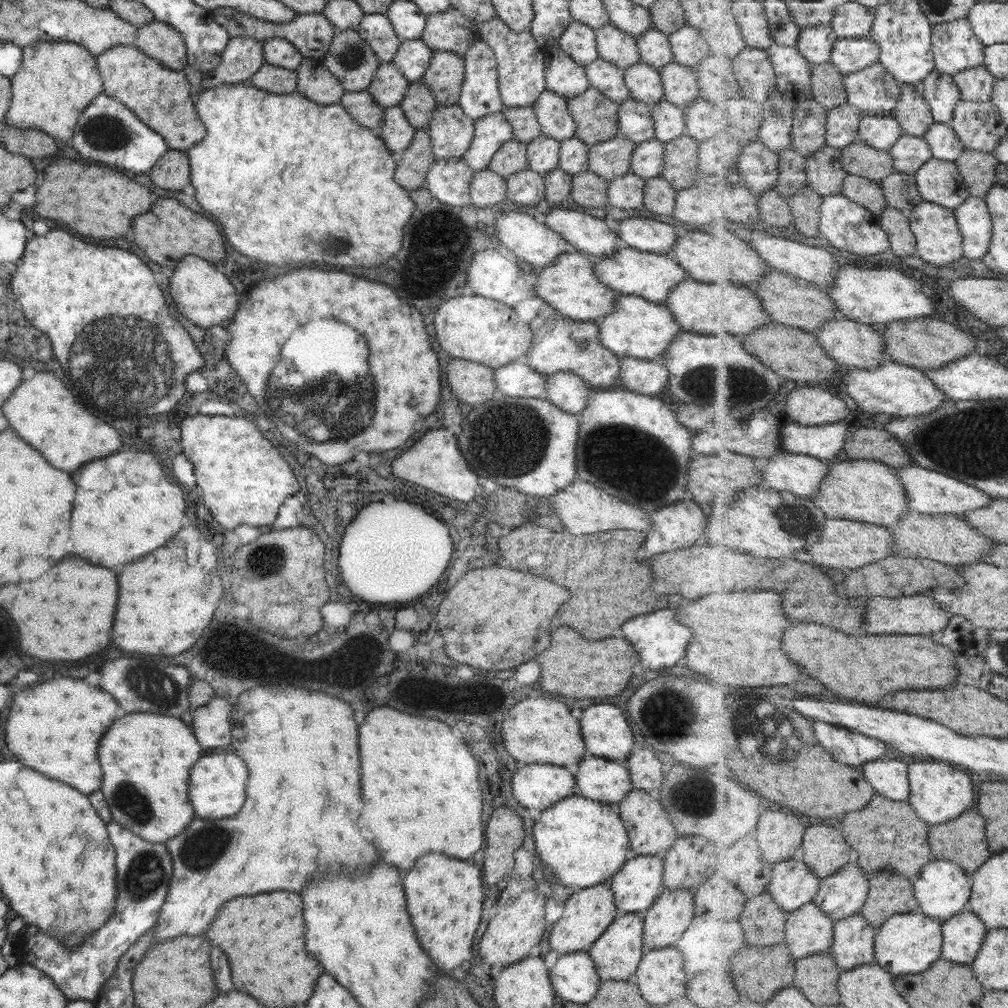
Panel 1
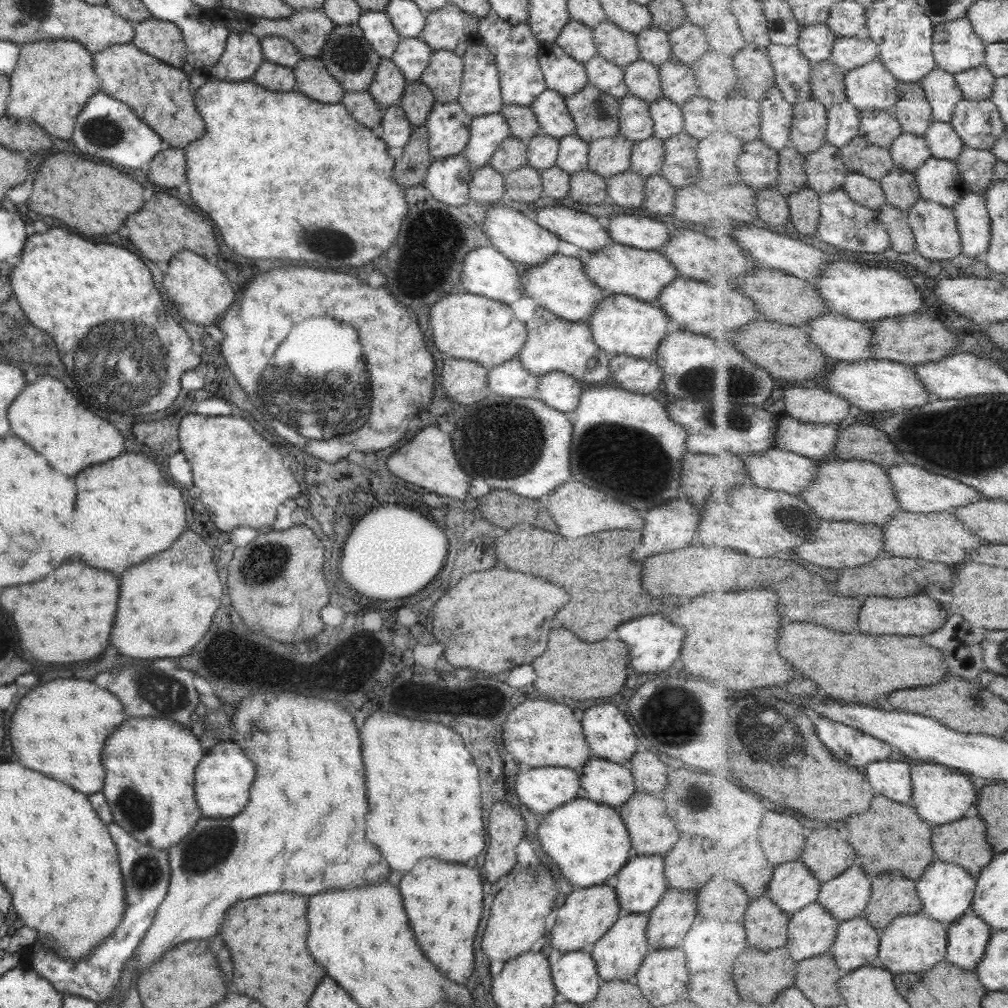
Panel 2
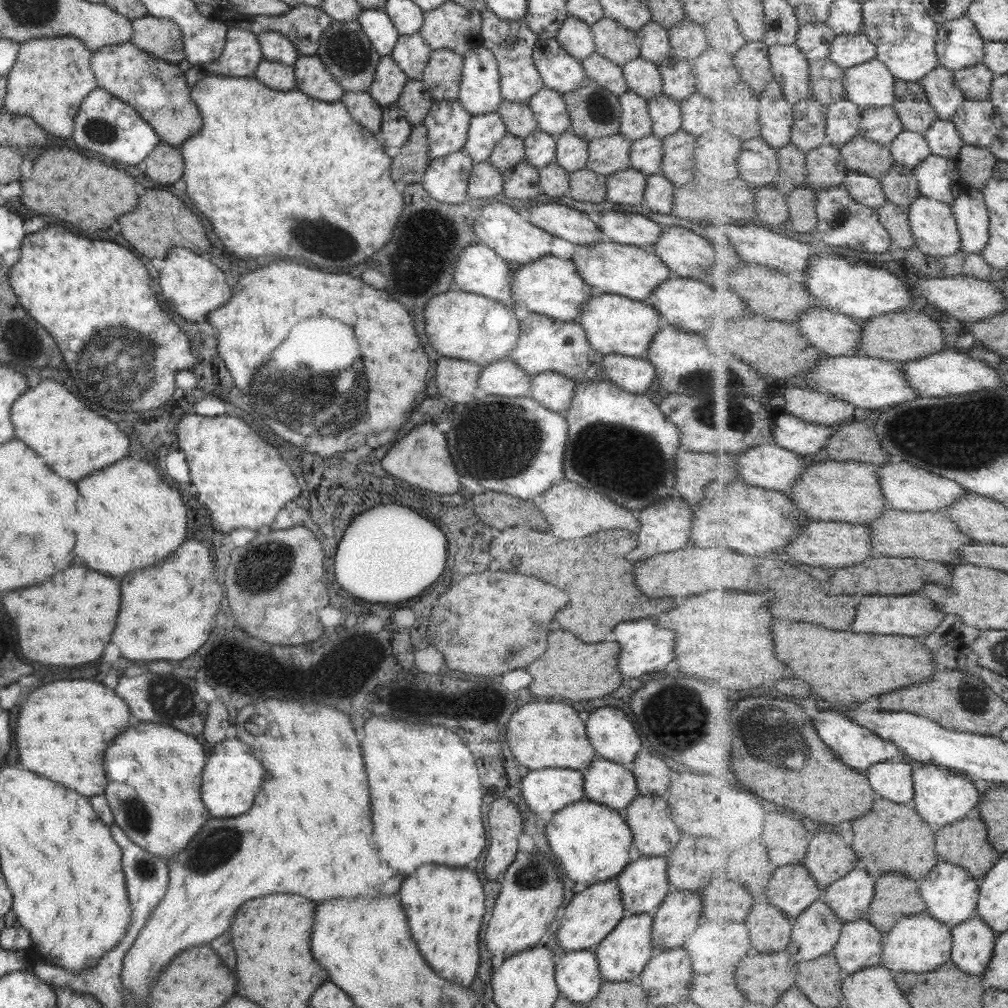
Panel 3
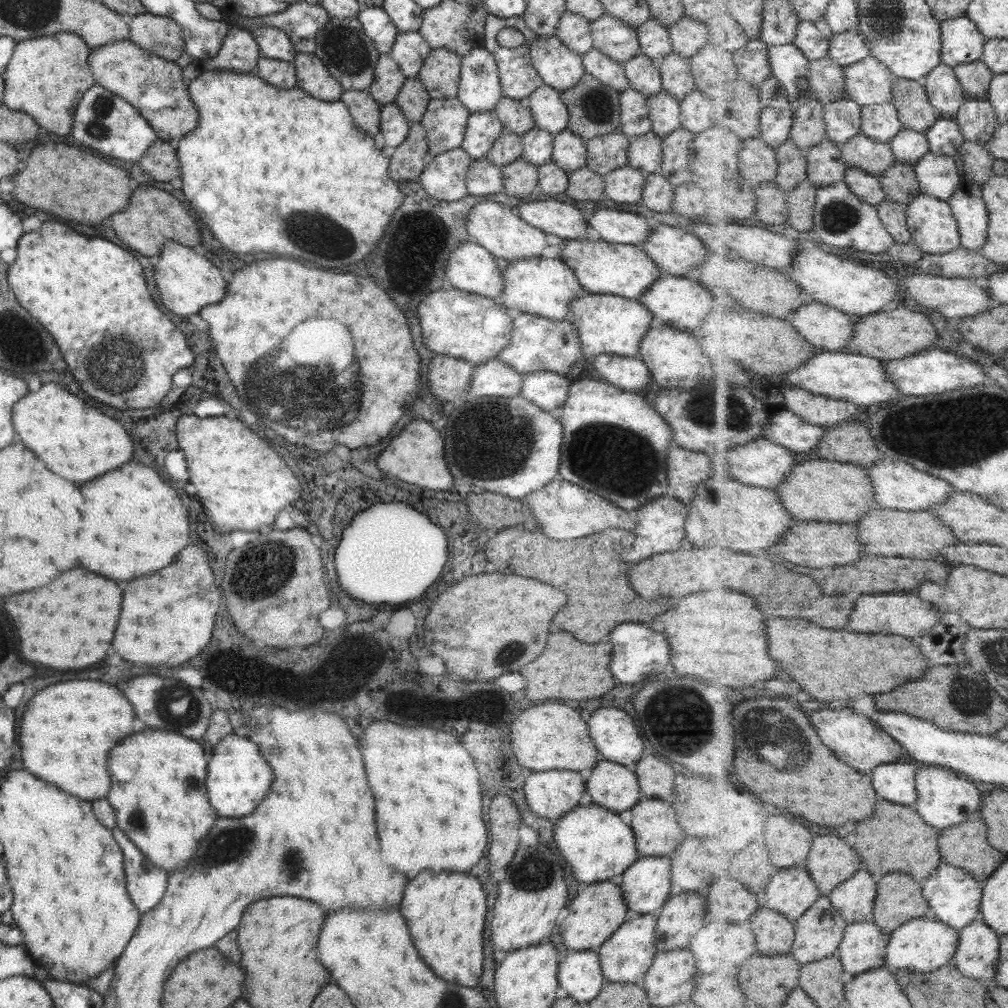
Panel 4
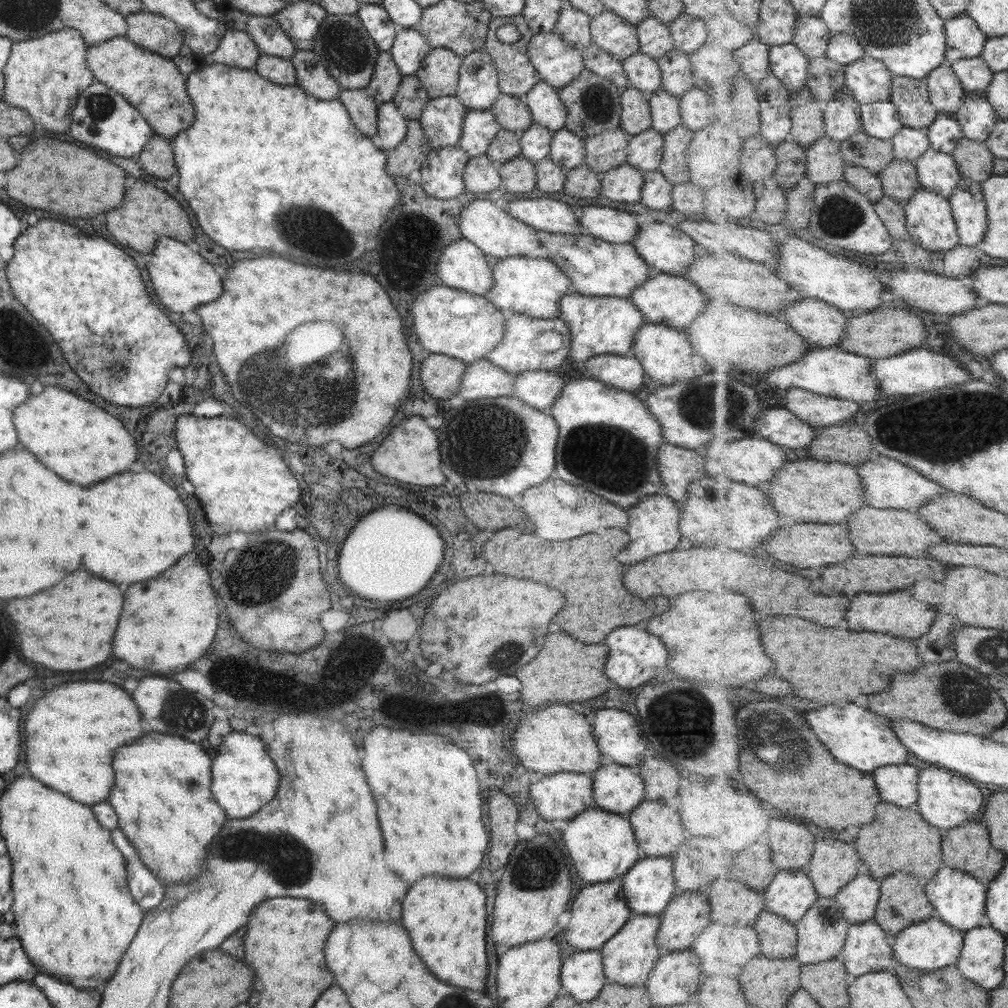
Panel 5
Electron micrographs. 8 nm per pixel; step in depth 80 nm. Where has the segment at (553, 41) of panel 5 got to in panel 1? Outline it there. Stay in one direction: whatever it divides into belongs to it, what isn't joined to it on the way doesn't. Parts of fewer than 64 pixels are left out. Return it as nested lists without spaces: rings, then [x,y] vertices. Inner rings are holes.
[[[557,46],[542,48],[544,54],[545,88],[565,99],[573,98],[588,89],[584,67],[579,66]]]

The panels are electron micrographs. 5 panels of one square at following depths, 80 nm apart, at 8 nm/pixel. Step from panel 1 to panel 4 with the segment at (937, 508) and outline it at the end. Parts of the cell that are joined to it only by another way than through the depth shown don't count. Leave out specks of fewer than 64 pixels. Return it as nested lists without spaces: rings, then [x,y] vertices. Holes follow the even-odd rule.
[[[878,460],[877,464],[866,469],[874,484],[875,498],[879,508],[897,509],[898,511],[929,511],[938,504],[943,504],[956,490],[946,480],[923,472],[915,465],[903,460]]]

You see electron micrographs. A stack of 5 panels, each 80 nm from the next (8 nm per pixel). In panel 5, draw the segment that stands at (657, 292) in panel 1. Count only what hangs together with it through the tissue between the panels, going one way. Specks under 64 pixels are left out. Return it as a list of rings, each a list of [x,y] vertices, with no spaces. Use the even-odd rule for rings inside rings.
[[[550,234],[539,241],[539,256],[559,267],[567,276],[573,292],[583,296],[616,296],[629,299],[631,293],[647,281],[653,271],[643,258],[635,252],[631,243],[611,244],[581,234]]]

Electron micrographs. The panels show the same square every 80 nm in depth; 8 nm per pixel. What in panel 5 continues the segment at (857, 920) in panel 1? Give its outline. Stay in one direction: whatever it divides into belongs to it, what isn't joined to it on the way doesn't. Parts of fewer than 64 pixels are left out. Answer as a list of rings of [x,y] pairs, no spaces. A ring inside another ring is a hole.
[[[875,922],[851,924],[846,939],[847,942],[843,947],[841,959],[846,964],[847,972],[851,974],[852,978],[866,975],[868,972],[891,970],[900,963],[896,959],[896,952],[894,951],[895,937]]]

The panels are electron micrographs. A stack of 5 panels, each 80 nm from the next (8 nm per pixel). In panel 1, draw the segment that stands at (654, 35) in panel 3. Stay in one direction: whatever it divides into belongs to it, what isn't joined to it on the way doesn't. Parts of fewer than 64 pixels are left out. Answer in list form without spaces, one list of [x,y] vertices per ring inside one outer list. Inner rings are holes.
[[[653,28],[642,32],[636,38],[638,56],[643,64],[648,64],[655,70],[672,62],[672,53],[668,35]]]

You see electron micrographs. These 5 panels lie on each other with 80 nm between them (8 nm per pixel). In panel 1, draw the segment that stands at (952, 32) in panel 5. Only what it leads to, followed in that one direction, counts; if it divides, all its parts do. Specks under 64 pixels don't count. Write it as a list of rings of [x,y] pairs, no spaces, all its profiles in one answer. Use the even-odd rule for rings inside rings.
[[[968,18],[934,25],[933,29],[937,71],[957,75],[985,63],[986,46],[979,41]]]

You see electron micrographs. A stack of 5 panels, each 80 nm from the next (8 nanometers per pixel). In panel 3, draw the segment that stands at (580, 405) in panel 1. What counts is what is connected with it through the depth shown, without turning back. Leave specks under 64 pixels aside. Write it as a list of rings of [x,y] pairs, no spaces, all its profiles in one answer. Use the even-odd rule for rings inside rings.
[[[547,371],[531,377],[530,383],[533,400],[551,412],[562,414],[570,407],[577,381]]]

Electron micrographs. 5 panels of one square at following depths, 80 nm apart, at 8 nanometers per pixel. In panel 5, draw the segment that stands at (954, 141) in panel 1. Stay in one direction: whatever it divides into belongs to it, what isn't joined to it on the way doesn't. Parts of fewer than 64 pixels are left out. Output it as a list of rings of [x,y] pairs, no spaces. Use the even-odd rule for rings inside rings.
[[[939,113],[935,122],[927,128],[932,147],[939,152],[952,154],[958,144],[966,138],[962,124],[954,114]]]

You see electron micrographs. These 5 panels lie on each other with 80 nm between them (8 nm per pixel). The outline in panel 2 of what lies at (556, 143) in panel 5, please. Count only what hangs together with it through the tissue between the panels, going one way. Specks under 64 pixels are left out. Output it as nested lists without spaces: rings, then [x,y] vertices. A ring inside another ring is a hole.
[[[575,134],[558,139],[558,153],[555,166],[567,174],[588,168],[588,143],[583,142]]]

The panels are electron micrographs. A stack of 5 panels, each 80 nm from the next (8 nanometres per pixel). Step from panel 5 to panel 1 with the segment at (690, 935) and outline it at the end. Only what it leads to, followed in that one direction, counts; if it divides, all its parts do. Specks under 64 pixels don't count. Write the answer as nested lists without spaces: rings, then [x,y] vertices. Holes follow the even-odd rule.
[[[664,888],[643,915],[644,949],[671,946],[693,918],[691,894],[687,890]]]

